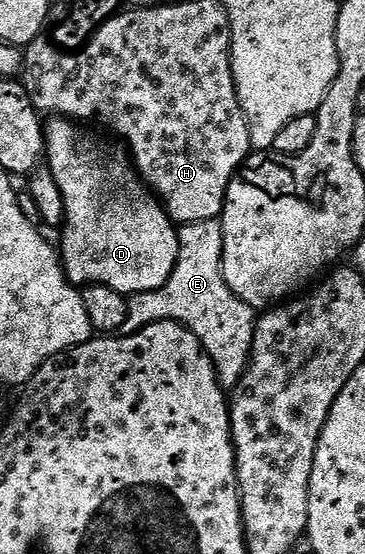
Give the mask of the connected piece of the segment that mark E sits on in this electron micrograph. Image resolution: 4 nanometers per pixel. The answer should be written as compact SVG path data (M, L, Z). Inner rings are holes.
M198 221L179 229L179 258L173 275L159 289L136 293L128 300L123 333L139 333L158 321L175 321L183 325L201 343L209 355L219 384L224 390L234 390L243 377L251 358L256 310L246 305L225 283L223 274L223 222Z

